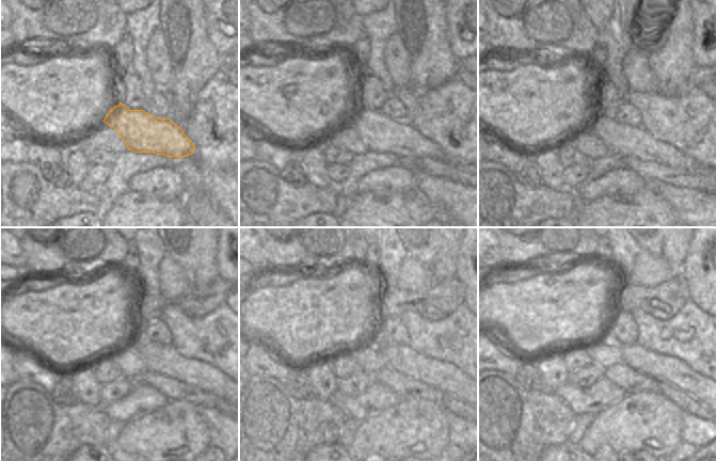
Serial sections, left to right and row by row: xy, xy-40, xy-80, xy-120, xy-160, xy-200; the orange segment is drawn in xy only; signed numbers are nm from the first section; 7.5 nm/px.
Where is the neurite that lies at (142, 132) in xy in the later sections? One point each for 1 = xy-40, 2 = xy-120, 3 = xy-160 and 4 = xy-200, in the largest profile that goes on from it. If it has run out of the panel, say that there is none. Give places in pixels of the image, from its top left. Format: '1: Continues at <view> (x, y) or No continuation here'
1: Continues at xy-40 (380, 133)
2: Continues at xy-120 (163, 359)
3: Continues at xy-160 (443, 376)
4: Continues at xy-200 (662, 368).

